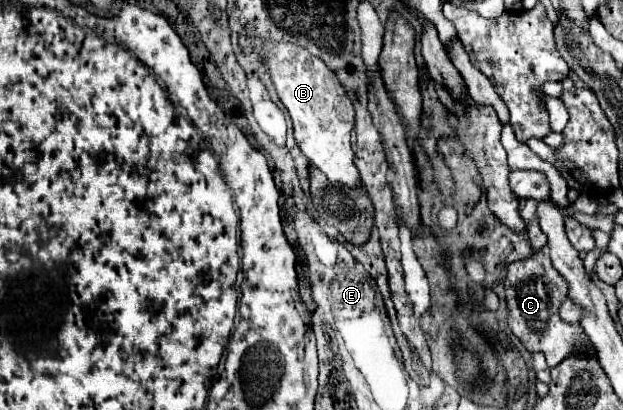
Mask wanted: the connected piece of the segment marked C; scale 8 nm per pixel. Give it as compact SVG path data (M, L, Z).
M536 252L528 260L510 264L504 286L510 314L510 330L526 346L528 352L542 352L550 368L558 366L562 360L578 352L596 356L596 348L586 332L580 328L580 324L570 324L560 318L558 310L562 300L568 296L568 282L552 266L548 254Z

